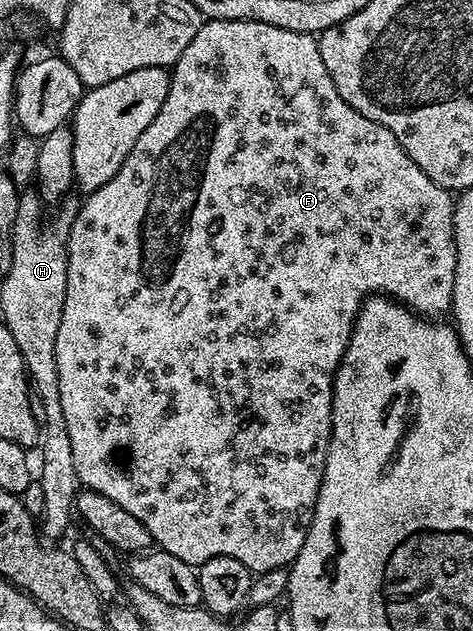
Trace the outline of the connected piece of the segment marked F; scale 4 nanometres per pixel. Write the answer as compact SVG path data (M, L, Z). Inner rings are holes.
M207 19L207 20L206 20L206 21L205 21L205 22L203 22L203 24L202 24L202 25L201 25L201 29L197 29L197 37L193 37L193 41L189 41L189 45L185 45L185 53L181 53L181 57L180 57L180 58L179 58L179 60L178 60L178 61L176 61L176 63L175 63L175 64L174 64L174 65L173 65L173 70L172 70L172 71L171 71L171 72L170 72L170 77L171 77L171 87L170 87L170 88L169 88L169 90L167 90L167 96L166 96L166 97L165 97L165 105L161 105L161 109L160 109L160 110L159 110L159 112L158 112L158 113L157 113L157 117L153 117L153 121L149 121L149 129L145 129L145 133L141 133L141 137L137 137L137 141L136 141L136 142L135 142L135 144L134 144L134 145L133 145L133 149L132 149L132 150L131 150L131 152L130 152L130 153L129 153L129 157L125 157L125 161L124 161L124 162L123 162L123 164L122 164L122 165L121 165L121 169L117 169L117 173L116 173L116 174L115 174L115 176L113 176L113 177L112 177L112 179L110 179L110 180L109 180L109 181L105 181L105 185L101 185L101 189L97 189L97 190L96 190L96 191L93 191L93 192L90 192L90 194L88 194L88 195L87 195L87 196L86 196L86 198L84 198L84 199L83 199L83 200L82 200L82 202L80 202L80 204L79 204L79 212L77 212L77 213L76 213L76 215L75 215L75 220L74 220L74 221L73 221L73 225L72 225L72 226L71 226L71 232L70 232L70 233L69 233L69 237L68 237L68 238L67 238L67 292L66 292L66 293L65 293L65 309L64 309L64 310L63 310L63 312L62 312L62 313L61 313L61 329L57 329L57 345L56 345L56 346L55 346L55 356L56 356L56 357L57 357L57 381L58 381L58 382L59 382L59 388L60 388L60 389L61 389L61 409L62 409L62 410L63 410L63 412L64 412L64 413L65 413L65 425L66 425L66 426L67 426L67 428L68 428L68 429L69 429L69 441L71 441L71 442L72 442L72 443L73 443L73 466L74 466L74 467L76 467L76 469L77 469L77 477L78 477L78 478L79 478L79 481L80 481L80 484L82 484L82 486L83 486L83 487L84 487L84 488L86 488L86 490L88 490L88 491L96 491L96 492L97 492L97 493L101 493L101 494L102 494L102 495L104 495L104 496L105 496L105 497L109 497L109 501L117 501L117 505L121 505L121 509L126 509L126 511L128 511L128 513L133 513L133 517L137 517L137 521L141 521L141 522L142 522L142 523L143 523L143 524L144 524L144 525L146 525L146 527L148 527L148 529L150 529L150 531L151 531L151 533L152 533L152 536L155 536L155 537L159 537L159 535L196 535L196 537L197 537L197 538L199 538L199 539L215 539L215 548L213 548L213 551L214 551L214 554L216 554L216 555L233 555L233 556L235 556L235 559L236 559L236 560L237 560L237 561L241 561L241 565L245 565L245 566L246 566L246 567L247 567L247 568L248 568L248 569L250 569L250 571L251 571L251 572L253 572L253 573L258 573L258 572L260 572L260 571L268 571L268 570L269 570L269 569L277 569L277 568L278 568L278 567L286 567L286 568L290 568L290 566L291 566L291 564L292 564L292 563L294 563L294 561L295 561L295 558L296 558L296 557L297 557L297 553L301 553L301 545L305 545L305 537L306 537L306 536L307 536L307 534L308 534L308 533L309 533L309 525L310 525L310 524L311 524L311 522L312 522L312 521L313 521L313 509L314 509L314 508L315 508L315 506L316 506L316 505L317 505L317 493L318 493L318 492L319 492L319 490L320 490L320 489L321 489L321 481L322 481L322 480L323 480L323 474L324 474L324 473L325 473L325 465L326 465L326 464L327 464L327 454L328 454L328 453L329 453L329 445L330 445L330 444L331 444L331 398L332 398L332 397L333 397L333 385L334 385L334 384L335 384L335 374L336 374L336 373L337 373L337 369L338 369L338 368L339 368L339 363L340 363L340 362L341 362L341 360L343 360L343 354L344 354L344 353L345 353L345 349L346 349L346 348L347 348L347 346L348 346L348 345L349 345L349 341L350 341L350 340L351 340L351 330L352 330L352 329L353 329L353 325L354 325L354 324L355 324L355 318L356 318L356 317L357 317L357 313L358 313L358 312L359 312L359 306L361 306L361 304L362 304L362 303L363 303L363 301L364 301L364 299L366 299L366 298L368 298L368 297L370 297L370 296L372 296L372 295L377 295L377 294L381 294L381 295L386 295L386 296L388 296L388 297L390 297L390 298L392 298L392 299L394 299L394 300L396 300L396 301L398 301L398 302L400 302L400 303L402 303L402 304L403 304L403 306L404 306L404 307L409 307L409 308L411 308L411 310L412 310L412 311L414 311L414 312L416 312L416 313L418 313L418 314L419 314L419 315L420 315L420 316L423 316L423 317L443 317L443 314L444 314L444 315L445 315L445 316L446 316L446 315L447 315L447 314L448 314L448 312L450 312L450 309L451 309L451 302L452 302L452 301L453 301L453 285L454 285L454 284L455 284L455 274L456 274L456 273L457 273L457 249L456 249L456 248L455 248L455 205L456 205L456 200L455 200L455 199L454 199L454 198L453 198L453 195L452 195L452 192L449 192L449 191L447 191L447 190L445 190L445 188L444 188L444 187L442 187L442 186L441 186L441 185L437 185L437 184L436 184L436 183L435 183L435 182L434 182L434 181L433 181L433 180L431 180L431 179L430 179L430 178L429 178L429 176L427 176L427 175L426 175L426 174L425 174L425 173L424 173L424 172L423 172L423 170L422 170L422 169L421 169L421 168L420 168L420 167L419 167L419 166L418 166L418 165L416 165L416 164L415 164L415 162L413 162L413 161L412 161L412 159L411 159L411 158L410 158L410 157L409 157L409 153L408 153L408 152L407 152L407 151L406 151L406 149L404 149L404 148L403 148L403 146L401 146L401 144L400 144L400 143L399 143L399 142L398 142L398 141L397 141L397 137L393 137L393 133L389 133L389 129L385 129L385 125L377 125L377 121L369 121L369 117L361 117L361 113L357 113L357 109L353 109L353 105L349 105L349 104L348 104L348 103L347 103L347 102L346 102L346 101L345 101L345 97L341 97L341 93L337 93L337 85L333 85L333 77L329 77L329 69L325 69L325 61L321 61L321 53L320 53L320 52L319 52L319 41L318 41L318 38L316 38L316 36L315 36L315 35L314 35L314 34L311 34L311 33L308 33L308 32L305 32L305 31L290 31L290 30L289 30L289 29L281 29L281 28L280 28L280 27L278 27L278 26L277 26L277 25L269 25L269 24L268 24L268 23L258 23L258 22L257 22L257 21L253 21L253 20L252 20L252 19Z

